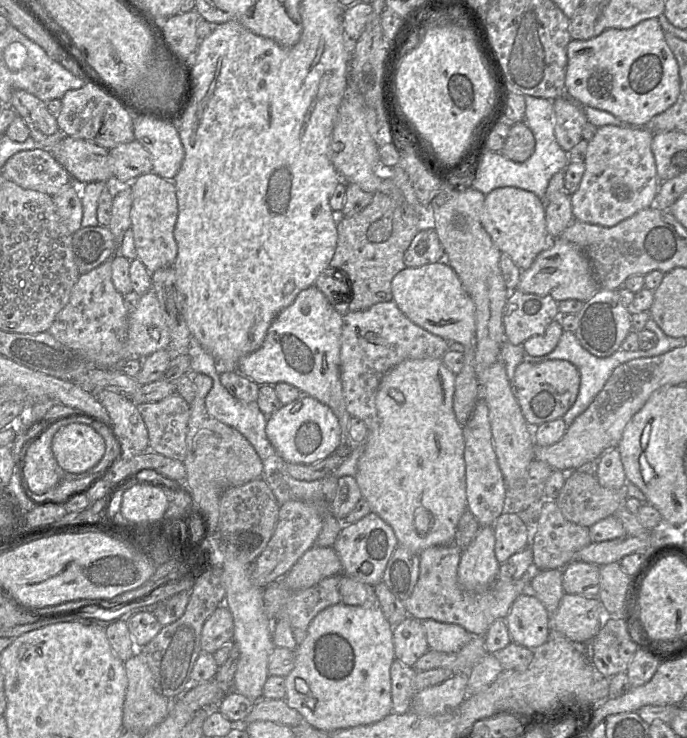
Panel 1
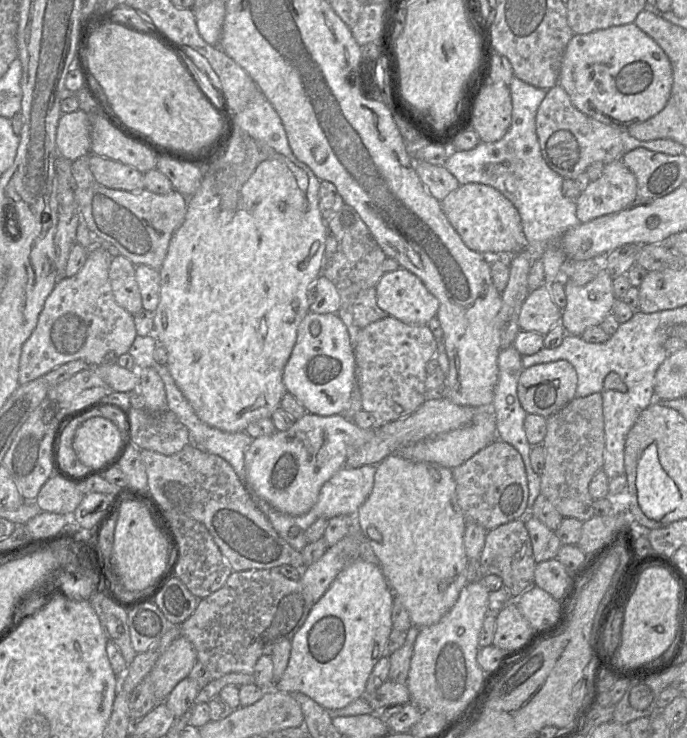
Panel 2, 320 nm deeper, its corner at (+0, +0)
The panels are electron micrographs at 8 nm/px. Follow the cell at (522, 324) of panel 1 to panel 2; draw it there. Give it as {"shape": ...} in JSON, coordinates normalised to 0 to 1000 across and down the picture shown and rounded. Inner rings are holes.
{"shape":[[[799,386],[770,396],[757,420],[754,440],[758,449],[795,454],[817,435],[817,421],[805,409]]]}

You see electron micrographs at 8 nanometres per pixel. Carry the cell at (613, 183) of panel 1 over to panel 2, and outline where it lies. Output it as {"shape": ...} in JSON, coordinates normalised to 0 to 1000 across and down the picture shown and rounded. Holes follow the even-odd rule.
{"shape":[[[895,217],[879,224],[876,237],[859,245],[837,271],[838,294],[846,302],[902,287],[927,270],[927,245],[921,234]]]}

